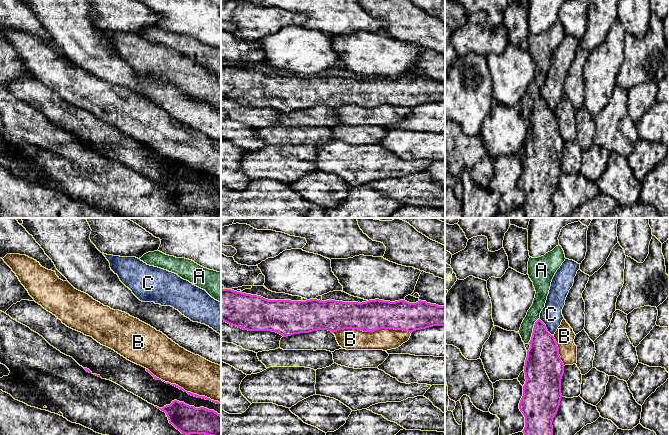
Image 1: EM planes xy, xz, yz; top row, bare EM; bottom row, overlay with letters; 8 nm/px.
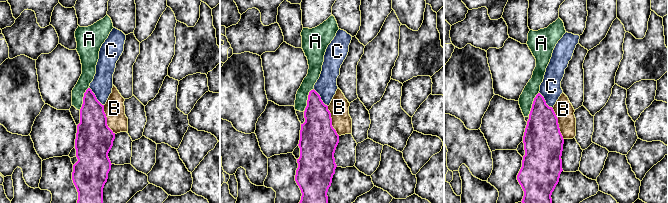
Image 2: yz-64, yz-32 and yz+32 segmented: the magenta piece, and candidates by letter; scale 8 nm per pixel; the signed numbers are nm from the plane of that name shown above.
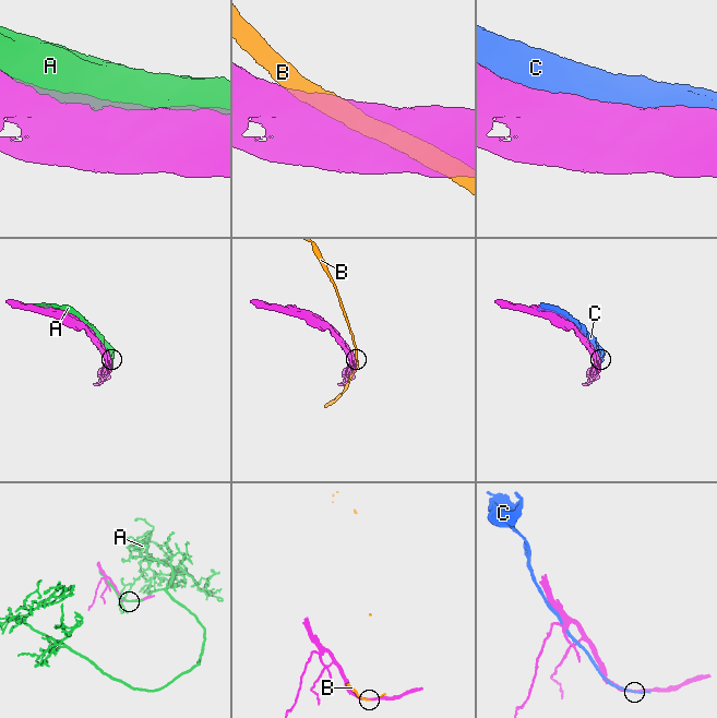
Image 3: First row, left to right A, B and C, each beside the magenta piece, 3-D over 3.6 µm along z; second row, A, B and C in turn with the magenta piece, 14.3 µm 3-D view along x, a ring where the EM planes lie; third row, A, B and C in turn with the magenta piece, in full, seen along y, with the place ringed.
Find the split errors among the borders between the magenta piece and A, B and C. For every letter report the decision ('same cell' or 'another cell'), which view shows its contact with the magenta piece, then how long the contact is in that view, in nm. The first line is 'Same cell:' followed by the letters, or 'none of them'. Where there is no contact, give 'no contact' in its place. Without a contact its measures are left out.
Same cell: none of them
A: another cell; meets magenta in yz; contact 220 nm long
B: another cell; meets magenta in xz; contact 600 nm long
C: another cell; meets magenta in yz; contact 170 nm long

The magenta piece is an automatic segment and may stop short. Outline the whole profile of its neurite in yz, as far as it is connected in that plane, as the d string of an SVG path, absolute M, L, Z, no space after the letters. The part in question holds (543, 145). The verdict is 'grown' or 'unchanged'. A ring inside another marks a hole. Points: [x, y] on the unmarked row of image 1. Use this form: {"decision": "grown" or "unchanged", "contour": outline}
{"decision": "unchanged", "contour": "M538 95L527 127L525 160L519 185L525 193L526 218L552 218L552 197L562 174L561 155L564 140L557 118L546 101Z"}

